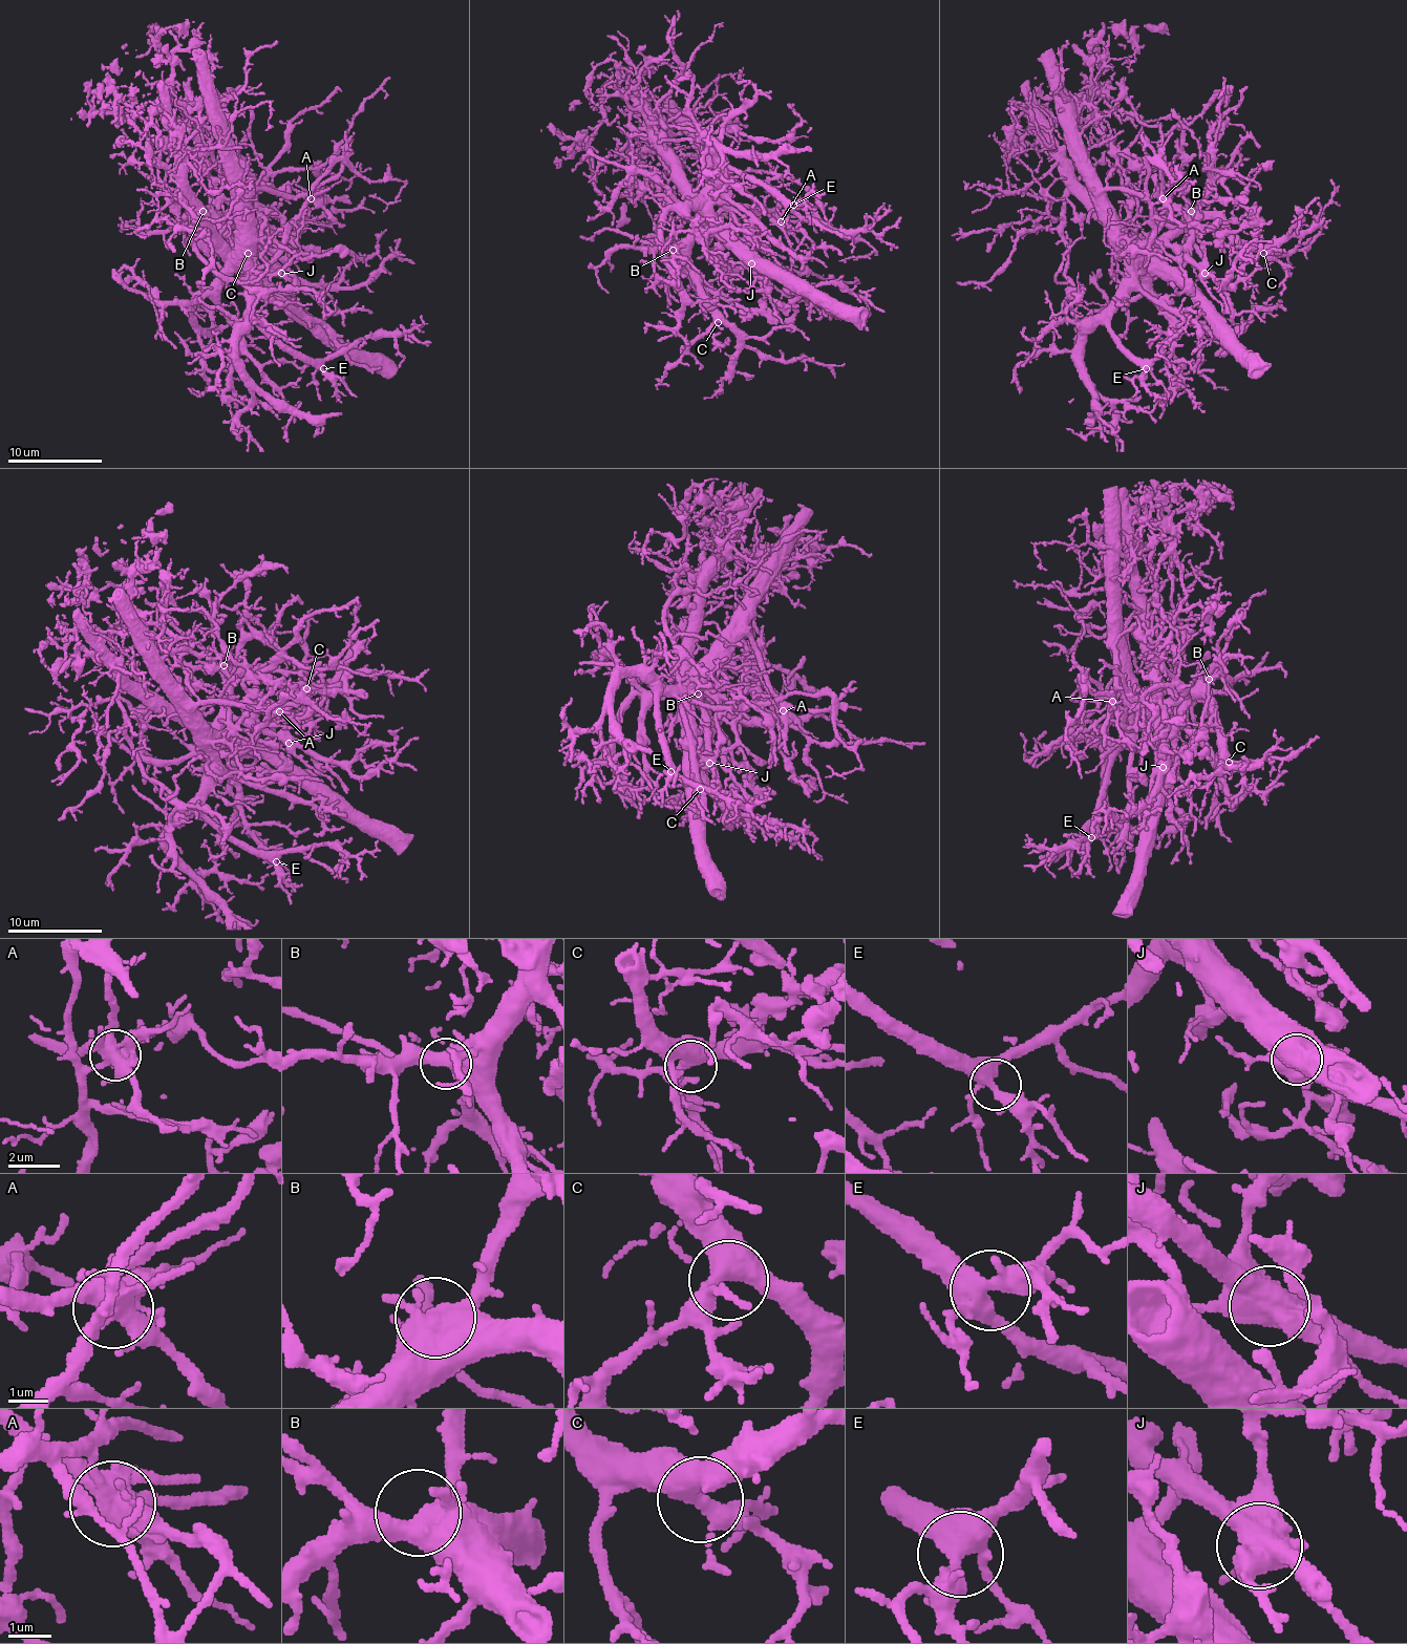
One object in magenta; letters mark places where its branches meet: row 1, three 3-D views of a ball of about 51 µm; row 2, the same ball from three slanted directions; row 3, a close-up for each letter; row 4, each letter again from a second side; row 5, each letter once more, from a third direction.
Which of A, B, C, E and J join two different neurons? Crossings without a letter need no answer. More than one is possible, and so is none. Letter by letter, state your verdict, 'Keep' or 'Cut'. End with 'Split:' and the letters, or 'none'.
A: Cut
B: Keep
C: Keep
E: Keep
J: Cut
Split: A, J

